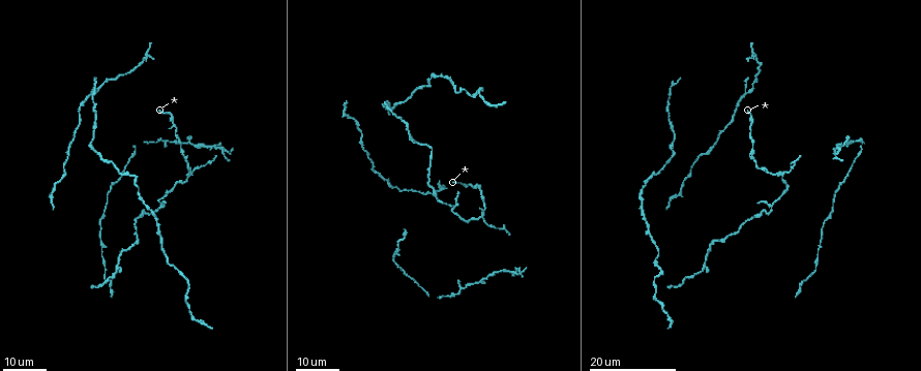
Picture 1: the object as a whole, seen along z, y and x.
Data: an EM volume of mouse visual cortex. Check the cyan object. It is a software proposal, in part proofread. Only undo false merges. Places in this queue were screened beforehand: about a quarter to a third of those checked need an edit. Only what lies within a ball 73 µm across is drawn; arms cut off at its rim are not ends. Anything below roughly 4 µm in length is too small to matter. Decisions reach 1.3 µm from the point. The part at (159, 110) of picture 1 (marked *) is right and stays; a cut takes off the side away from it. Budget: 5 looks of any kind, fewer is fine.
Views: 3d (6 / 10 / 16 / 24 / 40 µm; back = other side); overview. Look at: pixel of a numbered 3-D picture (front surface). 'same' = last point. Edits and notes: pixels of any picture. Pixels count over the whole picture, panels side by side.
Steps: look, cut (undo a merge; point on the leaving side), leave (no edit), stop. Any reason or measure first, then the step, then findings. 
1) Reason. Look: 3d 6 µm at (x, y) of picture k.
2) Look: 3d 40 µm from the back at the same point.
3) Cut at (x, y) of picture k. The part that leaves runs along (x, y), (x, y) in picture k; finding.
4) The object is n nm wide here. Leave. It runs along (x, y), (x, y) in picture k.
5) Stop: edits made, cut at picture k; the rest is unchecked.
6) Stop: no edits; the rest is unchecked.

Three-way junction. Look: 3d 16 µm at (175, 123) of picture 1.

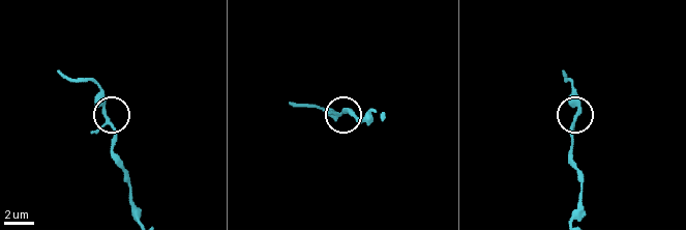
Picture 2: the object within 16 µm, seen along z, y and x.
Zoom in. Look: 3d 10 µm at (336, 113) of picture 2.

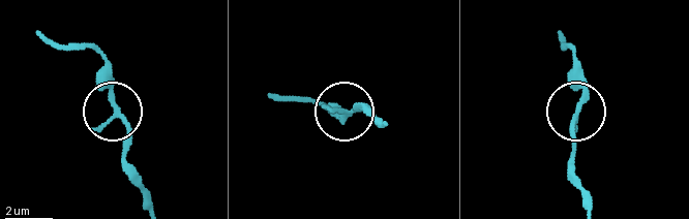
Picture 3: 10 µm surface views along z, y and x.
3 arms meet here. Leave. It runs along (37, 30), (94, 54), (130, 136), (126, 166), (140, 182) in picture 3; one neuron here.

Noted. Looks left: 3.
Three arms meet. Look: 3d 16 µm at (783, 173) of picture 1.

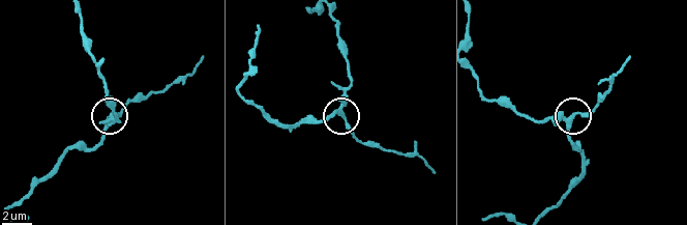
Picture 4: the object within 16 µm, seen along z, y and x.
Look: 3d 10 µm at (570, 115) of picture 4.

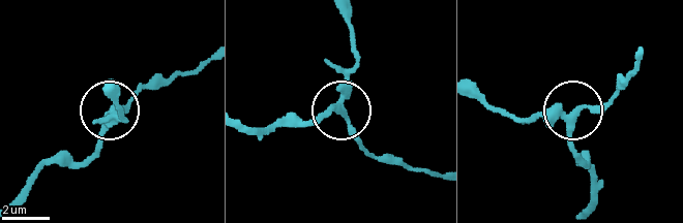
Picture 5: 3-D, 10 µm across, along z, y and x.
3 arms meet here. Leave. It runs along (474, 91), (522, 117), (572, 115), (568, 146), (574, 162) in picture 5; one neuron here.

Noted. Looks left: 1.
Stop: no edits; the rest is unchecked.

